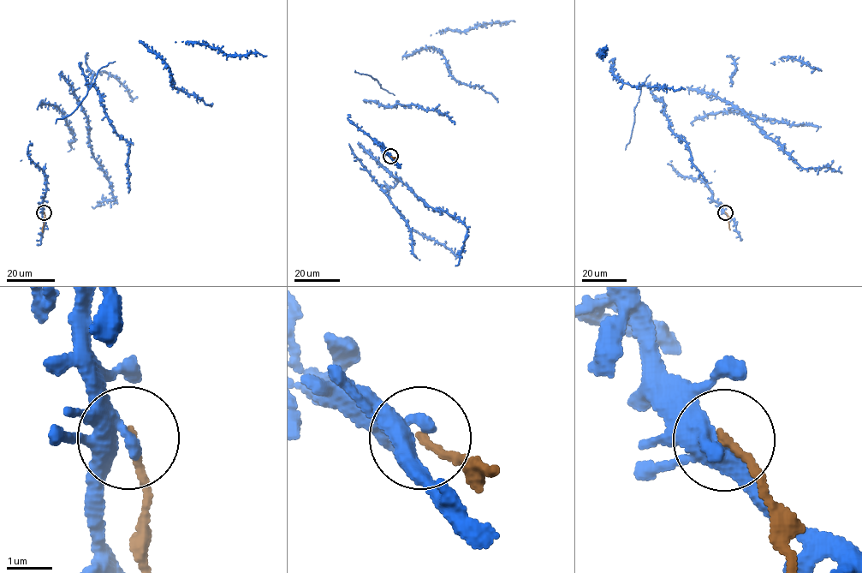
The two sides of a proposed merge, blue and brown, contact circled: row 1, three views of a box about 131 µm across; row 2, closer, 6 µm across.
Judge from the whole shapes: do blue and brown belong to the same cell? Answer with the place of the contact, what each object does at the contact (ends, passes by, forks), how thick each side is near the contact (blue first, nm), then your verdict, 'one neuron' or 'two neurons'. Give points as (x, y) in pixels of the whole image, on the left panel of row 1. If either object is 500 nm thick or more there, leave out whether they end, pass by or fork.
at (44, 212); blue forks there; brown ends there; 240 nm thick on the blue side, 160 nm on the other; two neurons

